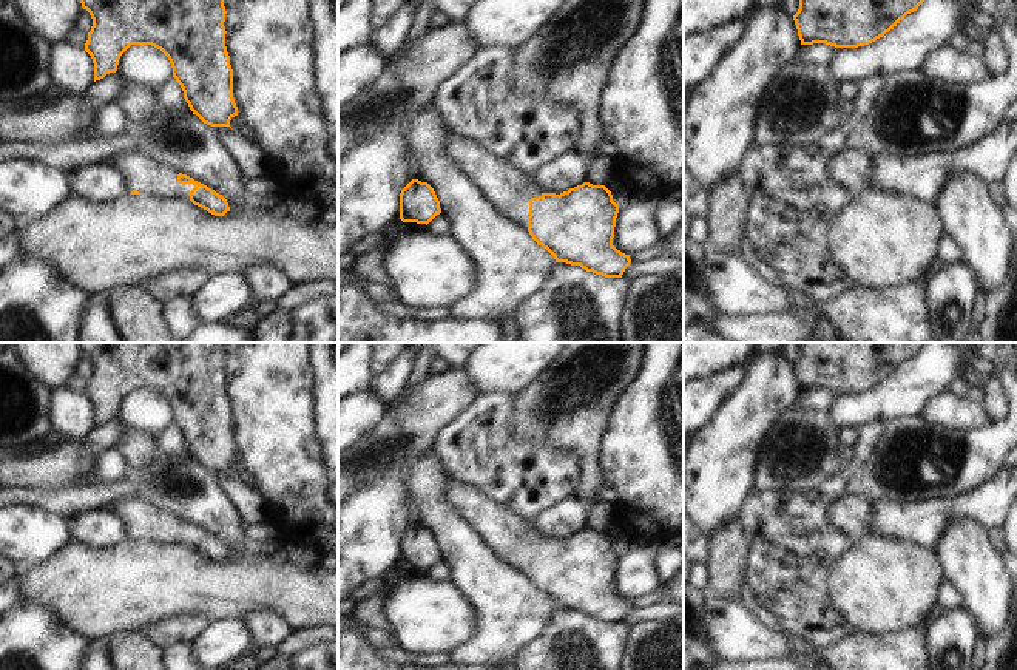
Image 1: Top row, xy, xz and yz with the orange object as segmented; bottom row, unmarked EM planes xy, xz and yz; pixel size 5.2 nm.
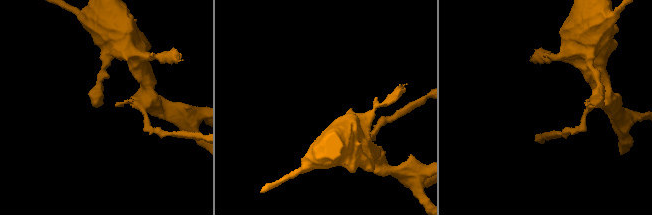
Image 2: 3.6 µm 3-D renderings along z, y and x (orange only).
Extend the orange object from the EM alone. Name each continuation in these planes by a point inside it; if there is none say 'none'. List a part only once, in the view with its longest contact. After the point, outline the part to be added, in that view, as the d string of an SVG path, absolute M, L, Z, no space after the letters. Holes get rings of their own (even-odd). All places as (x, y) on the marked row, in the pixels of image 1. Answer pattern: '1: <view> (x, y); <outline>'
1: xz (506, 189); M451 133L441 137L441 153L481 190L503 218L528 230L529 199L542 196L542 190L523 173L497 161L475 142Z

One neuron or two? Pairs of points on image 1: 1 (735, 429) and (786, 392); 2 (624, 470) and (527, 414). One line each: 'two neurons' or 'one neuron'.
1: one neuron
2: two neurons

